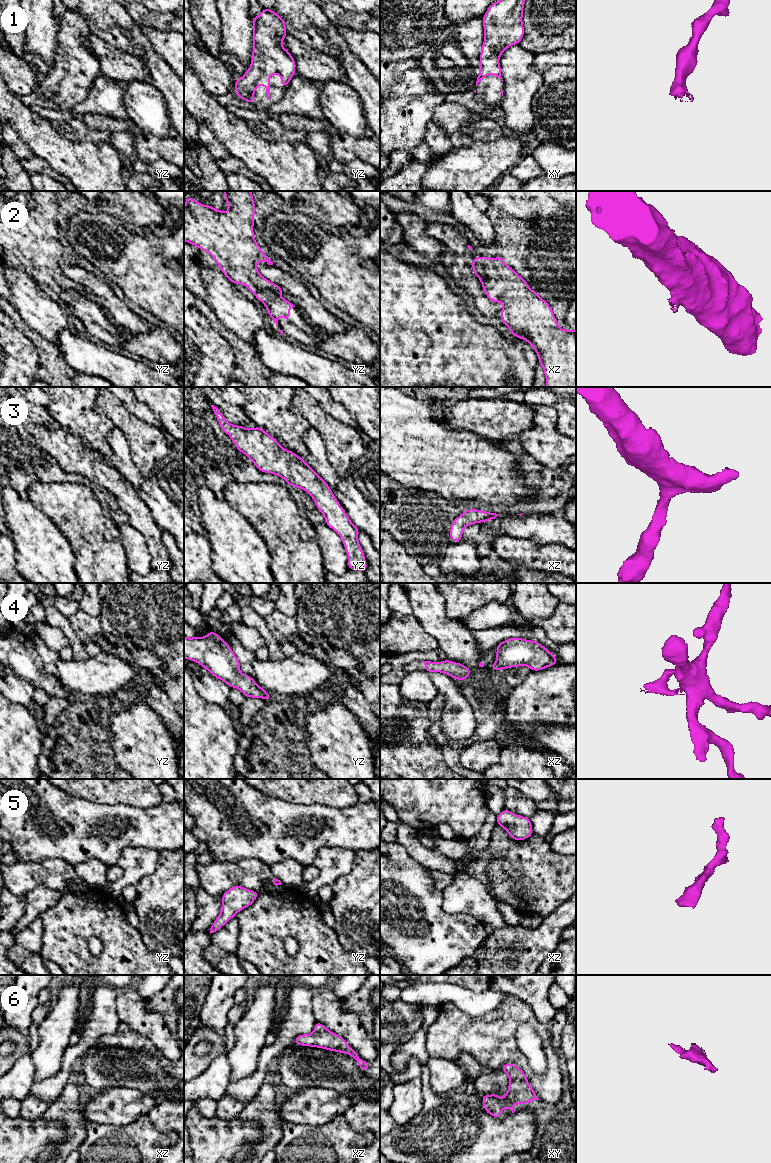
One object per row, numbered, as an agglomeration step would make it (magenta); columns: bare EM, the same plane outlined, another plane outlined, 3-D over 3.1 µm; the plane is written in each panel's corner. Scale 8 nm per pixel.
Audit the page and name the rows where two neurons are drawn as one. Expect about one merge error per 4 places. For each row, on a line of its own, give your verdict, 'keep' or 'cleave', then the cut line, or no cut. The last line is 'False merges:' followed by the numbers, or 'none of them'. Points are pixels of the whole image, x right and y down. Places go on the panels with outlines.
1: keep; no cut
2: cleave; cut in yz along (279, 293), (267, 291), (266, 295), (268, 298), (263, 303)
3: keep; no cut
4: cleave; cut in xz along (494, 663), (497, 668)
5: keep; no cut
6: keep; no cut
False merges: 2, 4

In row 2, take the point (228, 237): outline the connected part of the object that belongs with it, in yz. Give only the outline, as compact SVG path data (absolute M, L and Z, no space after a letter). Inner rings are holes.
M224 191L228 211L214 209L210 205L198 203L192 197L187 197L184 207L184 241L197 246L209 253L218 264L219 269L233 284L243 284L263 304L269 299L267 291L282 293L283 289L265 279L256 267L257 262L273 265L266 257L254 239L255 208L251 191Z

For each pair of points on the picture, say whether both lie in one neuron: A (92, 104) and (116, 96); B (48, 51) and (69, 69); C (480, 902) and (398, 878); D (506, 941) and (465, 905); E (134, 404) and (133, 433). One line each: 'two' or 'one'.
A: one
B: two
C: two
D: two
E: two

